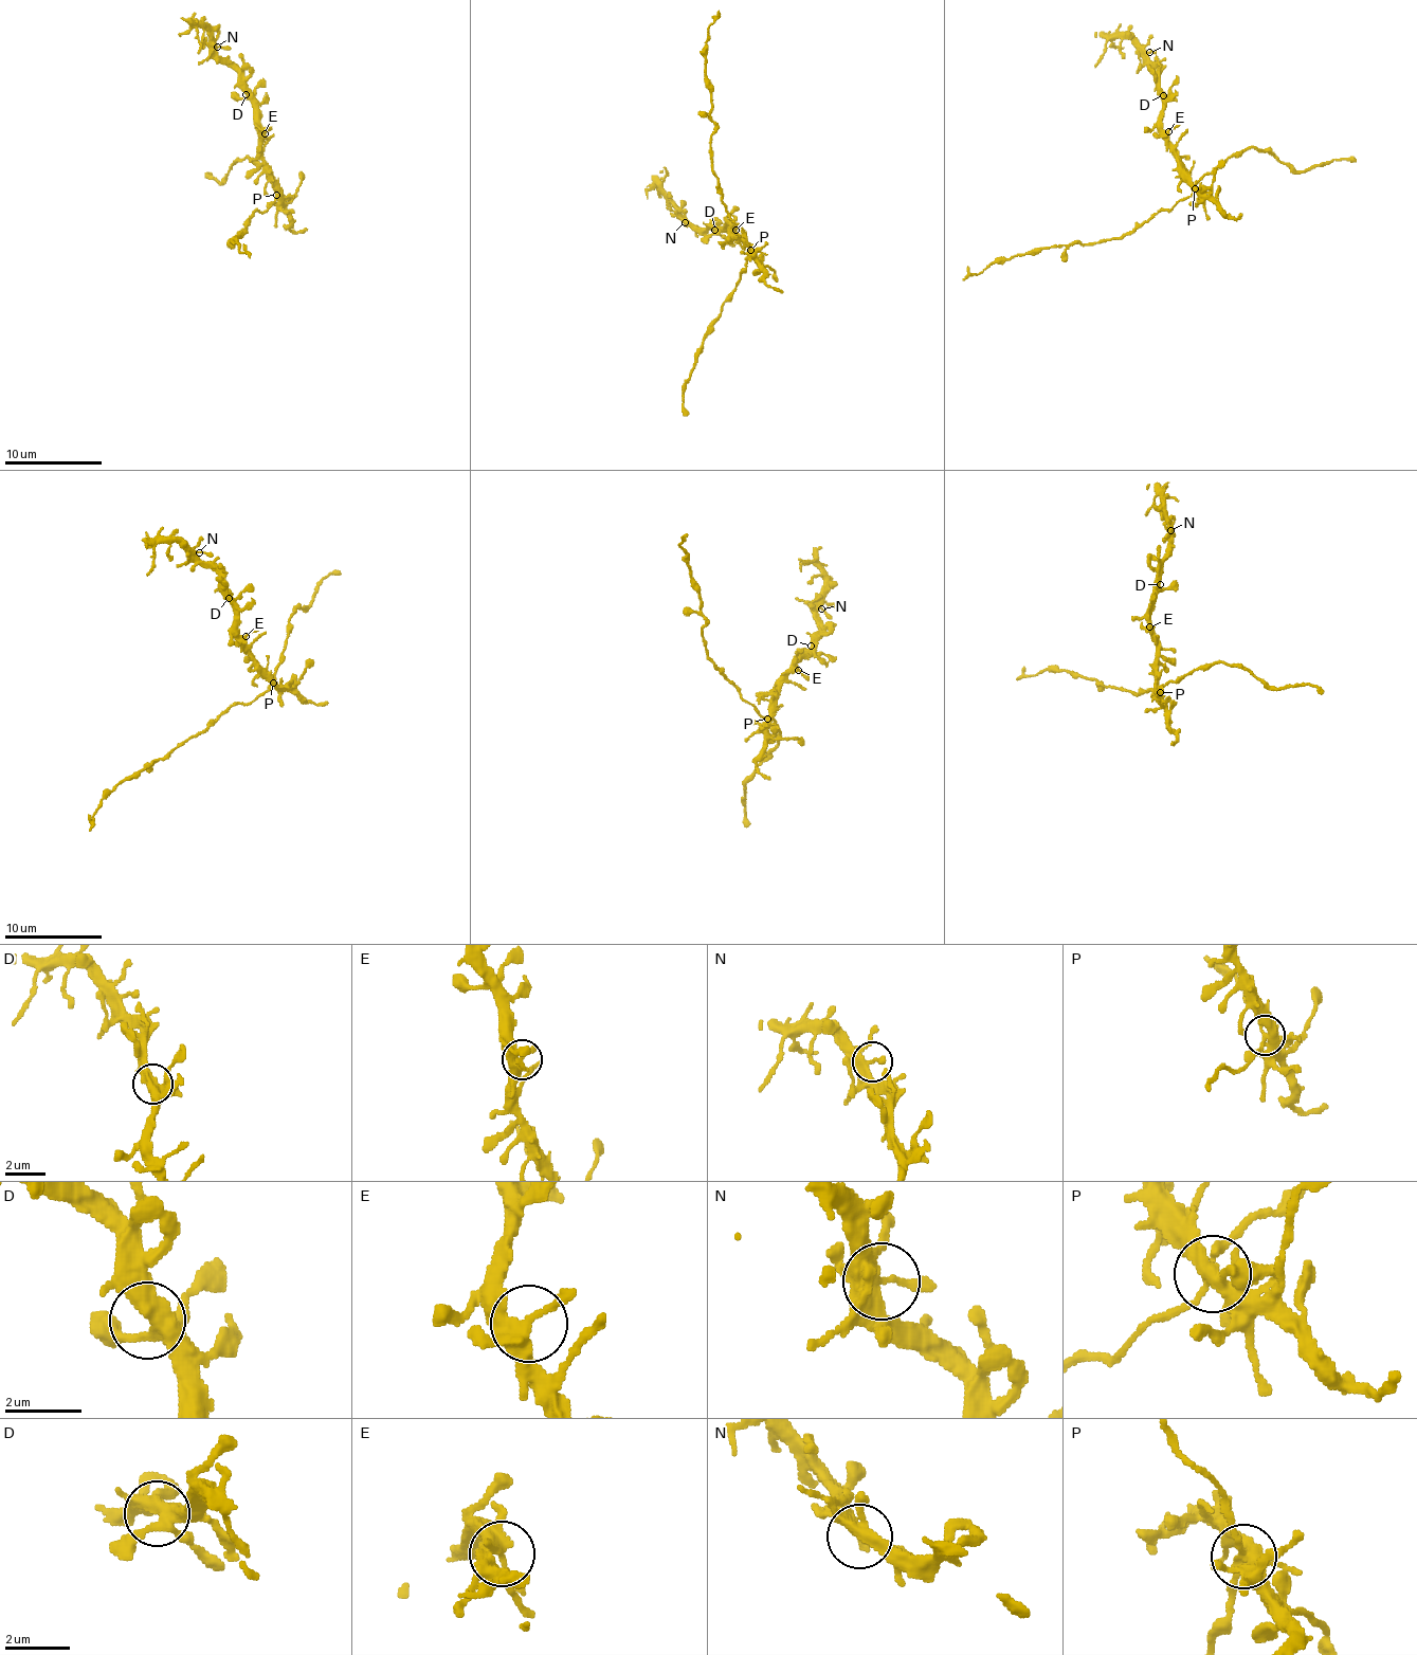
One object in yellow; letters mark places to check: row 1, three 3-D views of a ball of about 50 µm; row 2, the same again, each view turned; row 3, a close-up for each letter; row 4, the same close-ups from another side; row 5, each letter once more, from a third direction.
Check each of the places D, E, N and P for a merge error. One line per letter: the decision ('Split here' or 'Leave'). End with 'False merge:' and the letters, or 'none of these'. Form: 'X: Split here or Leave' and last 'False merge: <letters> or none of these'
D: Leave
E: Leave
N: Leave
P: Split here
False merge: P

